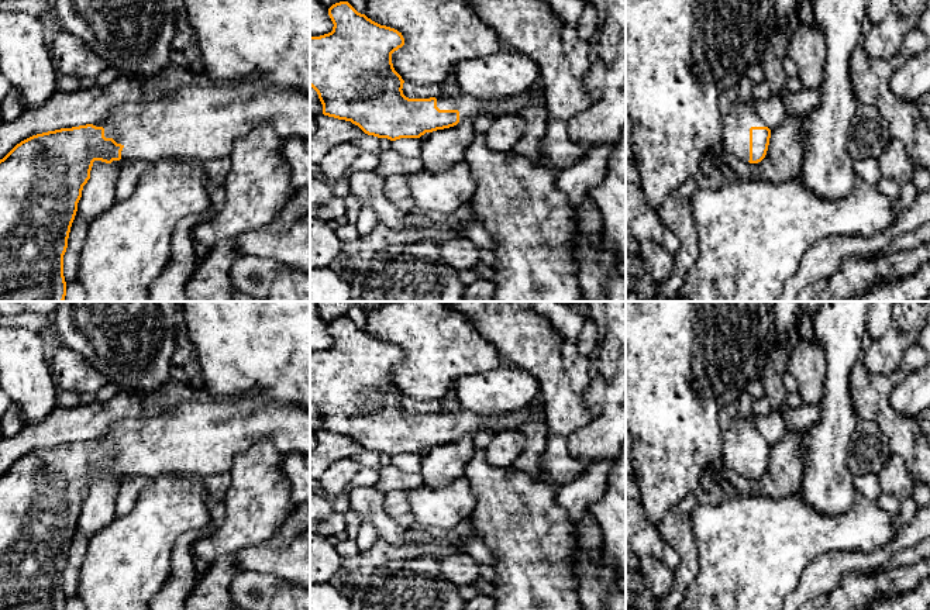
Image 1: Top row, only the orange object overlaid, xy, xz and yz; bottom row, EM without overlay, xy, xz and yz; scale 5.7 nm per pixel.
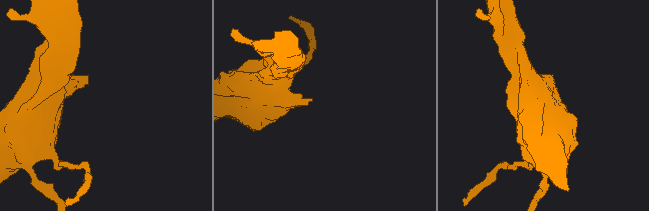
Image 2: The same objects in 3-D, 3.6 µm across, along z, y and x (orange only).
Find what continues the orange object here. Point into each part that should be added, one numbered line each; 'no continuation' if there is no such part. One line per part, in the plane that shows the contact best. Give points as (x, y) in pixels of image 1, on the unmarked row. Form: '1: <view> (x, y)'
1: xy (199, 438)

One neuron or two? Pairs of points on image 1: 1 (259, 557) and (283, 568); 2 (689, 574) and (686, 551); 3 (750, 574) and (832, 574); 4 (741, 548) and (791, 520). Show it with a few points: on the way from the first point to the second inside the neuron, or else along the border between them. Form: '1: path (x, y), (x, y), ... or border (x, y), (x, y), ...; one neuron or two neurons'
1: path (265, 559), (278, 562); one neuron
2: path (688, 568), (688, 557); one neuron
3: border (826, 552), (801, 575), (798, 583), (786, 595); two neurons
4: path (754, 548), (767, 544), (778, 533); one neuron

